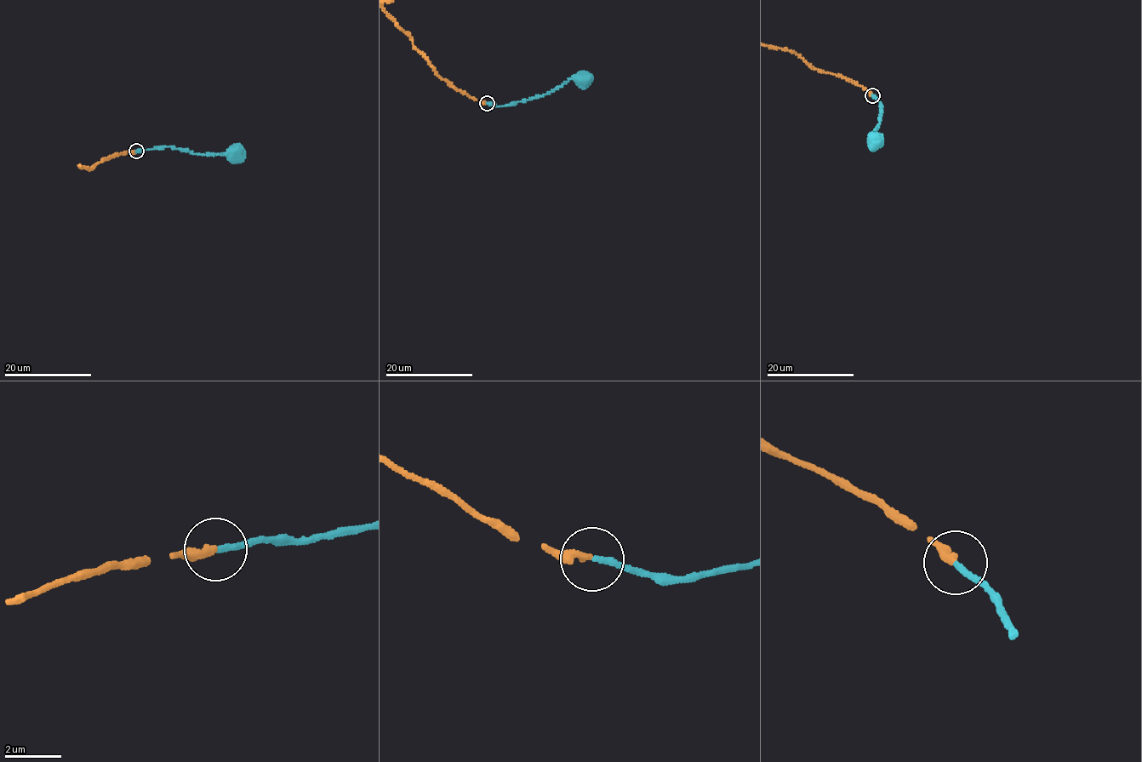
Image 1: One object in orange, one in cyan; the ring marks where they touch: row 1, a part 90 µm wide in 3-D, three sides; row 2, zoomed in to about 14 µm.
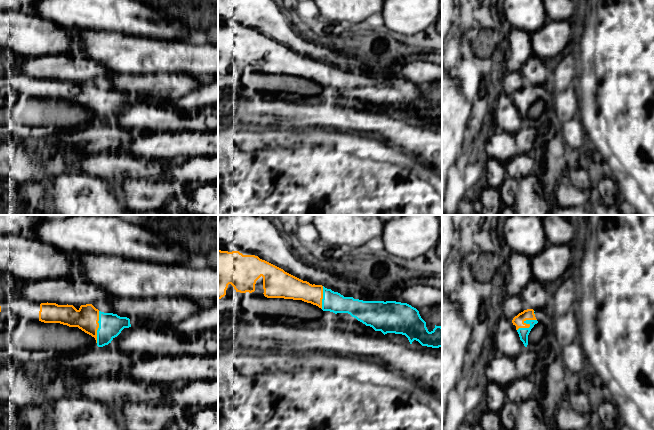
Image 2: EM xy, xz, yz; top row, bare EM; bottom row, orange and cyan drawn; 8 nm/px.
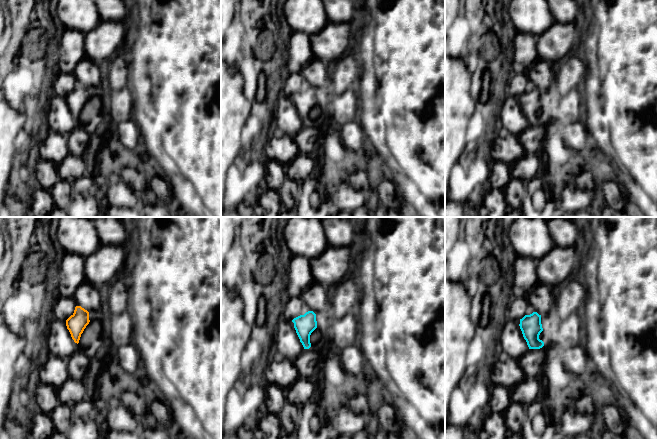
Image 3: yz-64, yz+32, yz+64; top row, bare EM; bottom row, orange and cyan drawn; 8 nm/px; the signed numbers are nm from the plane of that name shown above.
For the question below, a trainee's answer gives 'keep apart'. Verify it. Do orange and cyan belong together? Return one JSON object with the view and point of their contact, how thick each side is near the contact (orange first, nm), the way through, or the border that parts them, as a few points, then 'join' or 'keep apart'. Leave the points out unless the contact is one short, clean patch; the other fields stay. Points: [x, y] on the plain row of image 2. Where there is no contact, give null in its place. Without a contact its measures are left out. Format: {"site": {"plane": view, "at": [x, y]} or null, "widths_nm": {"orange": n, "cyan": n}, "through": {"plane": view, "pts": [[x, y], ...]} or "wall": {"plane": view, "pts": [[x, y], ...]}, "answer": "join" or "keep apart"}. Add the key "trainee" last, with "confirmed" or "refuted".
{"site": {"plane": "yz", "at": [528, 100]}, "widths_nm": {"orange": 90, "cyan": 80}, "through": {"plane": "yz", "pts": [[518, 97], [528, 100], [523, 109]]}, "answer": "join", "trainee": "refuted"}

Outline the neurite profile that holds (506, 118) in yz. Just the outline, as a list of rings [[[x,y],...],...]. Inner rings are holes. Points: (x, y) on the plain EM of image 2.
[[[506,94],[496,98],[496,110],[491,114],[492,124],[495,129],[516,134],[525,124],[513,99]]]

